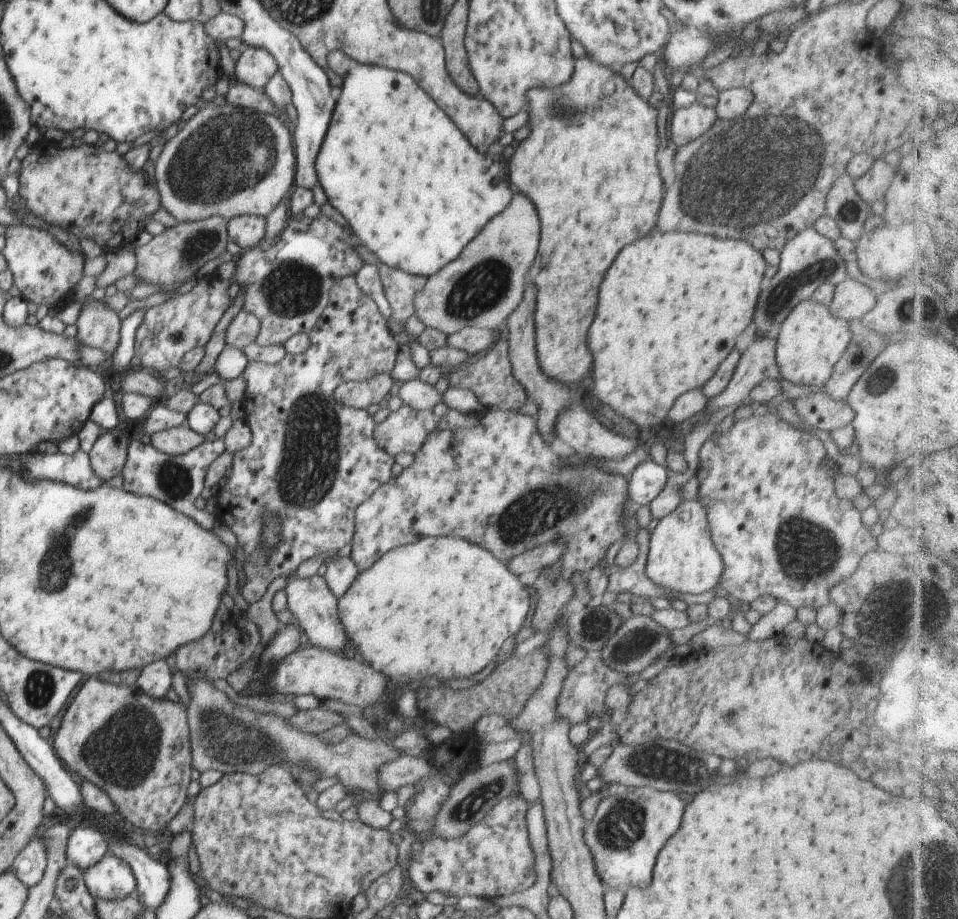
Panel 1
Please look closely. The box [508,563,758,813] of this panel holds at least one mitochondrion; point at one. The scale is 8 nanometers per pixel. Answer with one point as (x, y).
(657, 764)

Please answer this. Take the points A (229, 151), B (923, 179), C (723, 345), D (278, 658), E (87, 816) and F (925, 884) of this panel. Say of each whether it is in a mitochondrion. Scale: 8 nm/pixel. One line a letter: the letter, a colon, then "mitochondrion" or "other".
A: mitochondrion
B: other
C: other
D: other
E: other
F: mitochondrion

